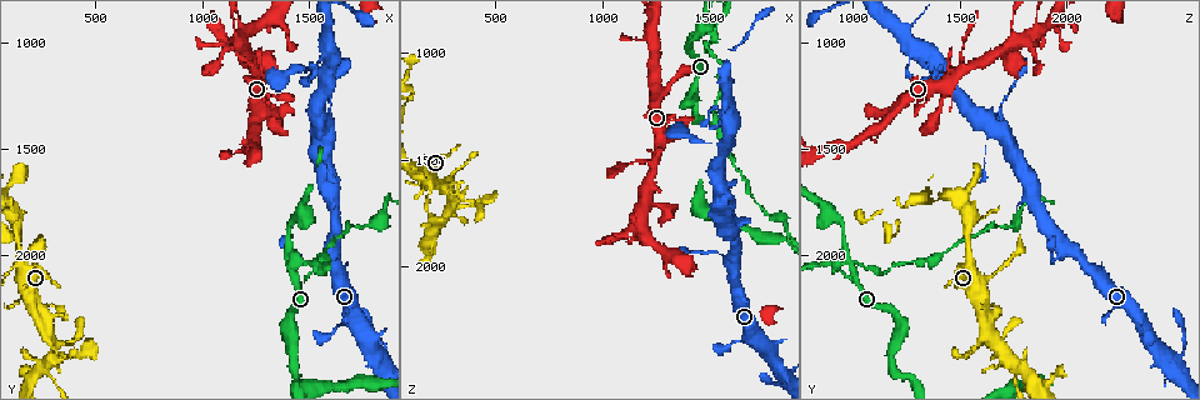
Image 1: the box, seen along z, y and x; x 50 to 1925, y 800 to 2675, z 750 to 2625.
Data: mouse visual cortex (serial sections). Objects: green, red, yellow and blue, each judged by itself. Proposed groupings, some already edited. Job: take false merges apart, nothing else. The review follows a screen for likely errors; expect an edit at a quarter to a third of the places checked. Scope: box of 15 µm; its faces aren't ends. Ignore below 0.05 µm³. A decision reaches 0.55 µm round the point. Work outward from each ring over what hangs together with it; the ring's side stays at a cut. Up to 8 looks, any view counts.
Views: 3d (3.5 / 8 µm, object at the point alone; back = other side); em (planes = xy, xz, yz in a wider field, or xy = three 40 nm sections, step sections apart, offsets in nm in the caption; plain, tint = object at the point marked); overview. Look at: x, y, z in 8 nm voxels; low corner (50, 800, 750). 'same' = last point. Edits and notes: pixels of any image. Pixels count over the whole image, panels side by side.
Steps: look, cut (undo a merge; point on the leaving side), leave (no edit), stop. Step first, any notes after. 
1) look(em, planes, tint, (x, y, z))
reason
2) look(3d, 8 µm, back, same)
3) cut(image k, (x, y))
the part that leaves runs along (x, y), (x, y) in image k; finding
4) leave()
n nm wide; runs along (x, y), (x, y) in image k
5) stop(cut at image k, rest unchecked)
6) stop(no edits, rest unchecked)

look(3d, 8 µm, (1230, 1120, 1520))
side arm on a straight run

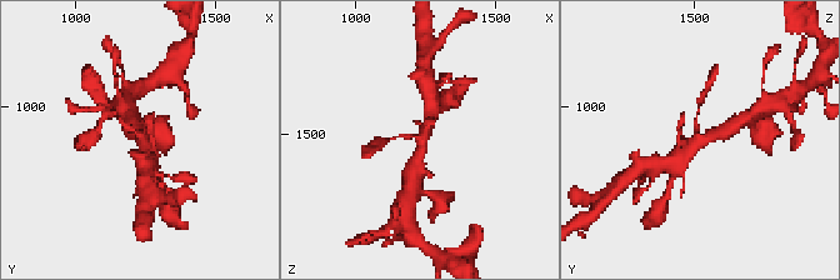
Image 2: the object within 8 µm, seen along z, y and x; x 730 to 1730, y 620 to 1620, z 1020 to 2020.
look(3d, 3.5 µm, (1250, 1120, 1520))
zoom in

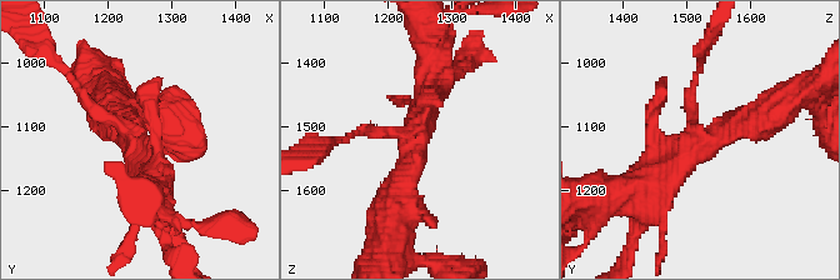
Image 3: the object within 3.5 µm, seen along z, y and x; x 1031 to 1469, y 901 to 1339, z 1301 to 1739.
leave()
arms of 150, 350, 400 nm; runs along (638, 186), (769, 114) in image 3; all the same cell

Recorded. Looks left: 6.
look(3d, 8 µm, (1600, 1410, 1690))
a fork

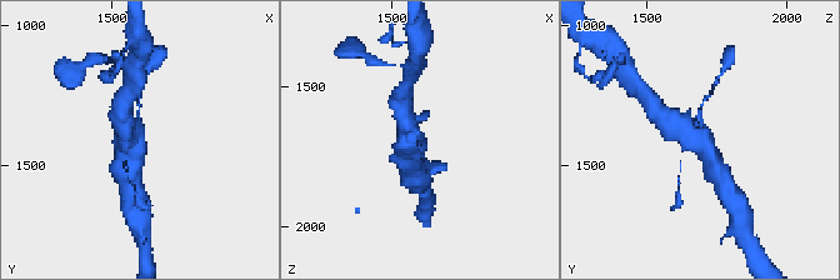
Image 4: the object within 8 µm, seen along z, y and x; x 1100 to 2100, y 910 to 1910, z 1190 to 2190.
look(em, xy, step 5, tint, (1590, 1410, 1690))
shape alone is not enough

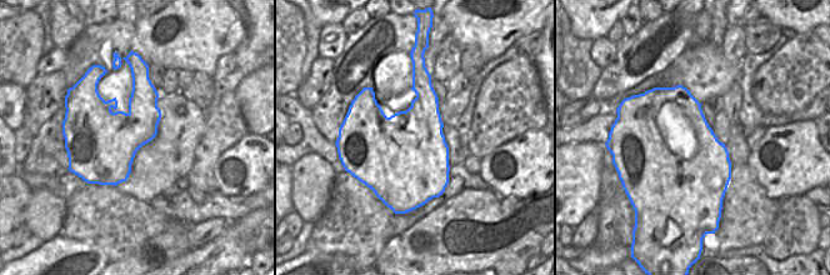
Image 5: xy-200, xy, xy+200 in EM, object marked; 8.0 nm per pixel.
leave()
runs along (721, 178), (706, 149), (676, 124) in image 4; continuous, no second cell

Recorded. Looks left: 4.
look(3d, 3.5 µm, (290, 2570, 1760))
calibre changes

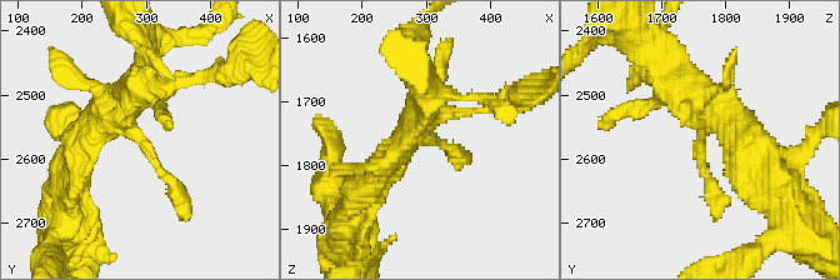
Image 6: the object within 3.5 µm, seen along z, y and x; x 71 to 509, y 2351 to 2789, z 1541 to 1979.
look(em, xy, step 2, tint, (295, 2570, 1765))
now the EM

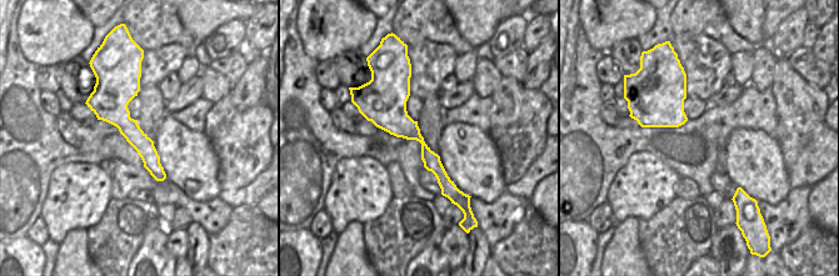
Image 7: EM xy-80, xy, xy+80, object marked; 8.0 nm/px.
leave()
240 nm wide; runs along (675, 80), (708, 110), (701, 164), (726, 199) in image 6; one cell here

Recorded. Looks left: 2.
stop(no edits, rest unchecked)

